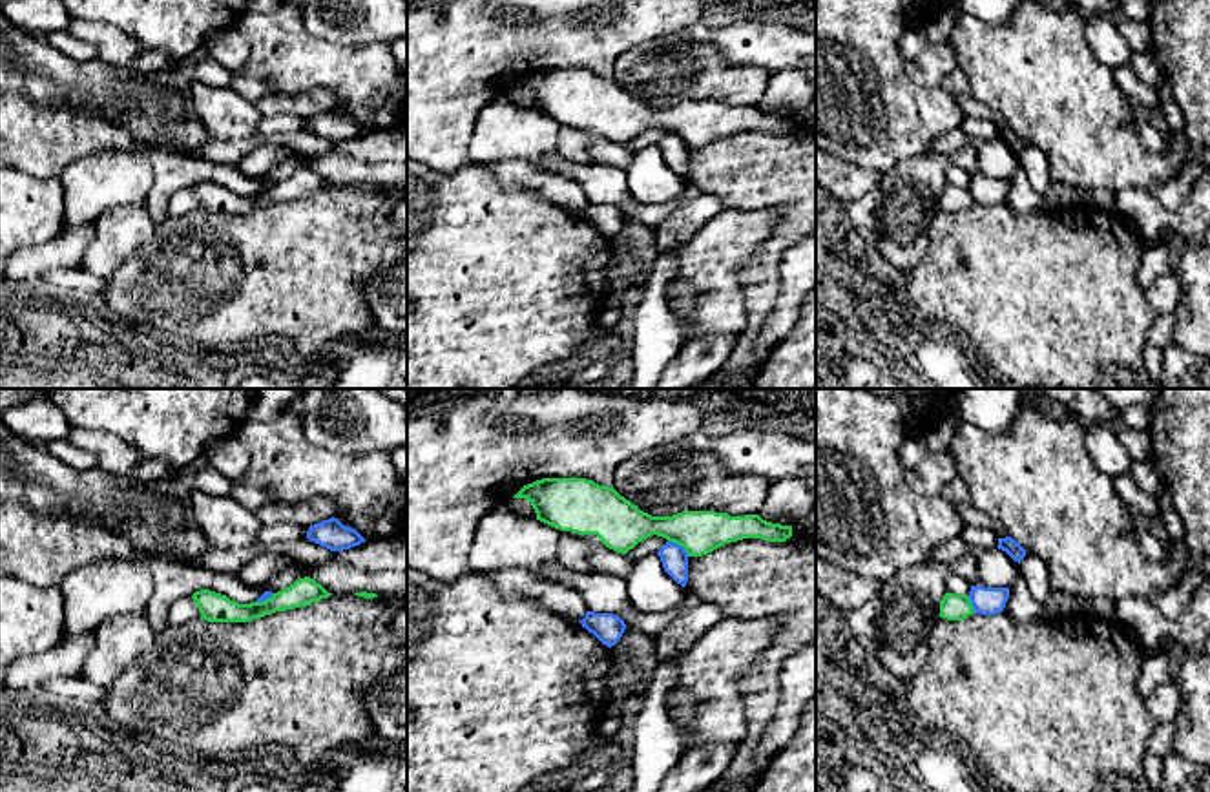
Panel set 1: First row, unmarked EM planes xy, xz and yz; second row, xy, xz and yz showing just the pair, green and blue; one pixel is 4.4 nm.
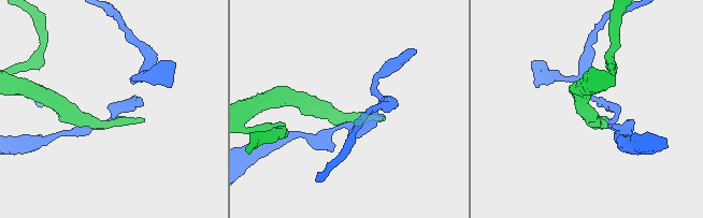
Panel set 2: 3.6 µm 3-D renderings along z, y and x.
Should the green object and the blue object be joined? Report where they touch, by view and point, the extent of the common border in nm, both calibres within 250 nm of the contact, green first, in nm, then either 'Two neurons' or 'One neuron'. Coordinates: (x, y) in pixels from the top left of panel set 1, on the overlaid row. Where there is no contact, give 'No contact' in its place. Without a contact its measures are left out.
Touches green at xz (679, 544). Shared border 120 nm. Thickness 190 nm (green) against 120 nm. One neuron

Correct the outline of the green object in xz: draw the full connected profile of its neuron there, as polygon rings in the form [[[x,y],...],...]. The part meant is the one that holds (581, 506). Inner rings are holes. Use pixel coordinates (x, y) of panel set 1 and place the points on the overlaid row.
[[[542,478],[524,485],[513,498],[531,502],[537,520],[579,535],[597,535],[600,542],[628,553],[652,535],[668,542],[657,551],[664,571],[683,588],[688,582],[688,558],[743,538],[785,542],[792,526],[763,520],[759,515],[730,516],[715,511],[683,511],[652,516],[621,496],[613,485],[586,478]]]

